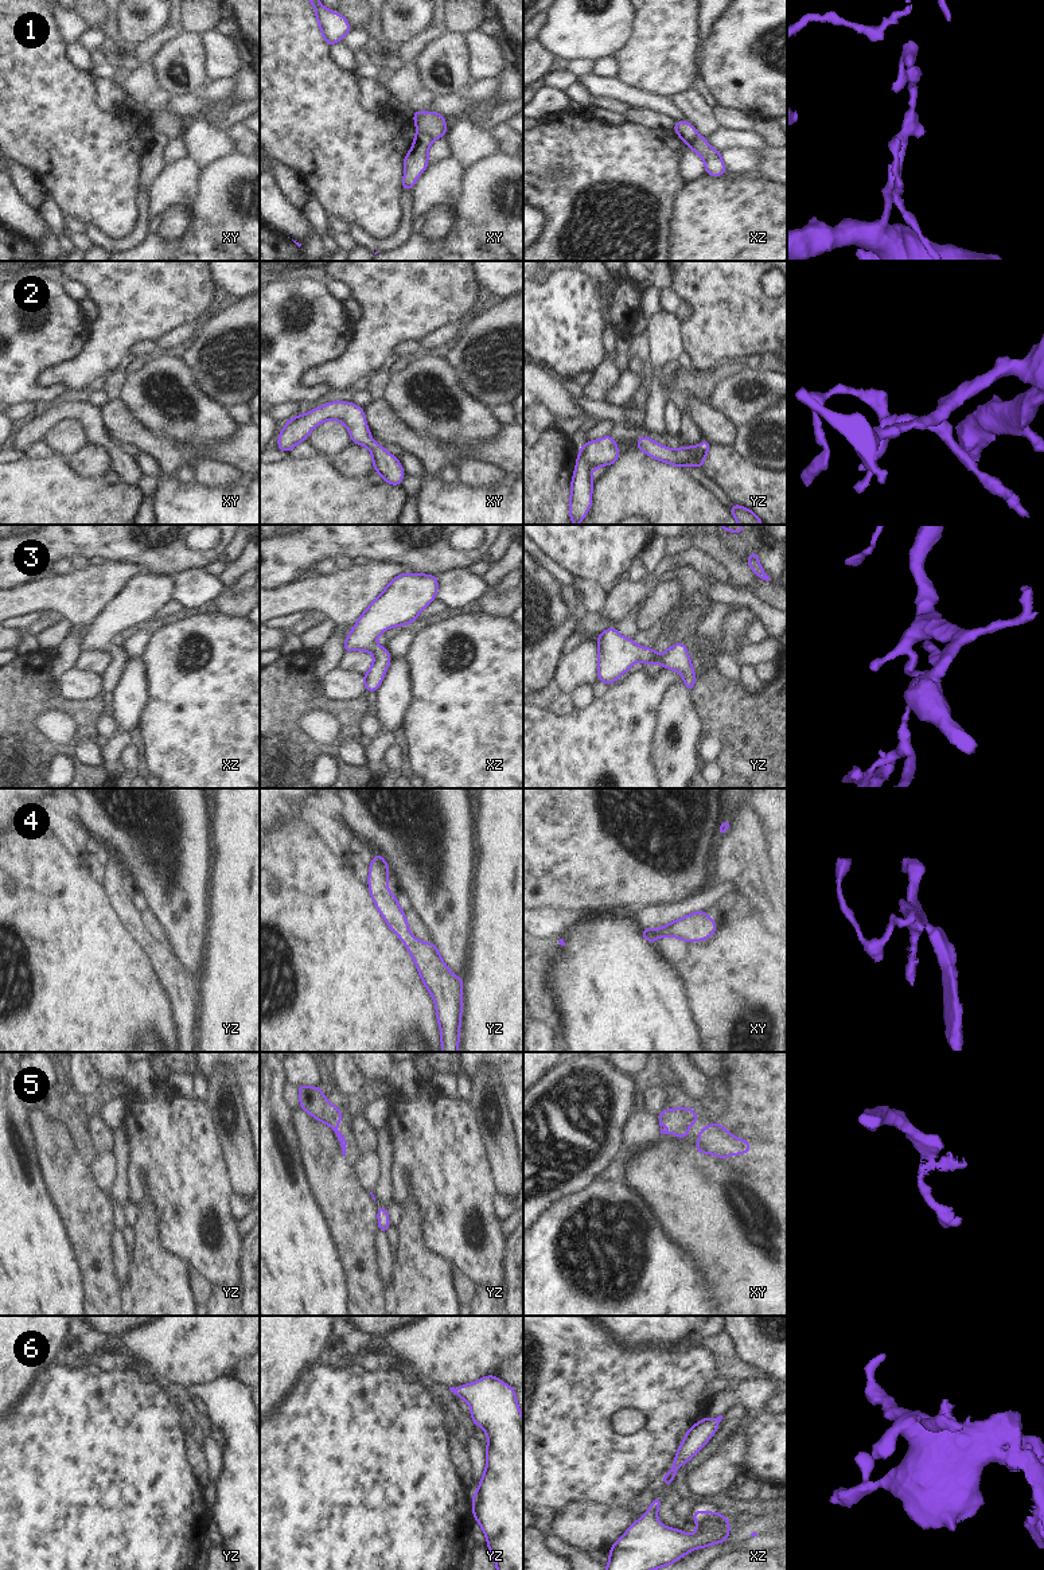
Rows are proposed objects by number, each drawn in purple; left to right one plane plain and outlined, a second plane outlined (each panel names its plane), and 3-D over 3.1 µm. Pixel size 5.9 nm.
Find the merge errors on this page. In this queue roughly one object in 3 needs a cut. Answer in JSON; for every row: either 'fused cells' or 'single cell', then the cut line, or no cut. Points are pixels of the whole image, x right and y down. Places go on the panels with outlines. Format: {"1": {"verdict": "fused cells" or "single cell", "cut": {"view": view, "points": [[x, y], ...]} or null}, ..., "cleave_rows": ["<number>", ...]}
{"1": {"verdict": "fused cells", "cut": {"view": "xy", "points": [[417, 131], [427, 132], [433, 139]]}}, "2": {"verdict": "single cell", "cut": null}, "3": {"verdict": "single cell", "cut": null}, "4": {"verdict": "single cell", "cut": null}, "5": {"verdict": "single cell", "cut": null}, "6": {"verdict": "single cell", "cut": null}, "cleave_rows": ["1"]}

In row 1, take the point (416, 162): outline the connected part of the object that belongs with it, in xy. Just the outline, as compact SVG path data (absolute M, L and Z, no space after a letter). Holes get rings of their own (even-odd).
M416 132L416 137L409 153L404 157L404 182L401 192L405 190L413 190L414 183L421 172L424 172L428 164L428 149L433 139L428 133Z

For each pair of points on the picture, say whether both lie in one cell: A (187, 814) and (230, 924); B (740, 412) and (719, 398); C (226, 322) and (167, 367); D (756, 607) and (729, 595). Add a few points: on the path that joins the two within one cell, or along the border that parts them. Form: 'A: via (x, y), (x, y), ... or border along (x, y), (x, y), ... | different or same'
A: border along (211, 842), (207, 904) | different
B: via (735, 406), (724, 398) | same
C: border along (180, 357), (198, 385) | different
D: via (750, 600), (736, 596) | same

